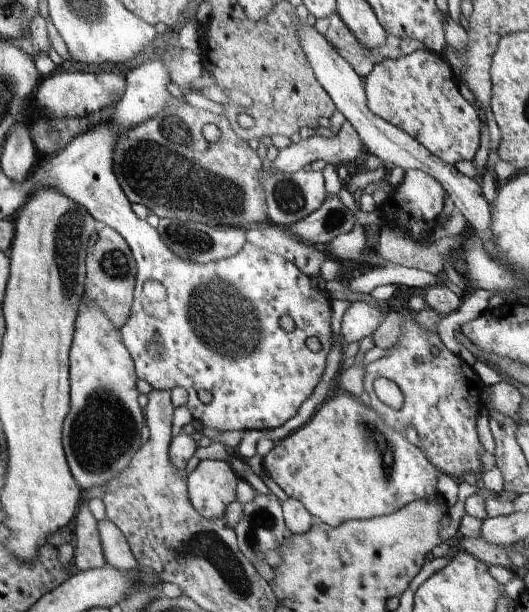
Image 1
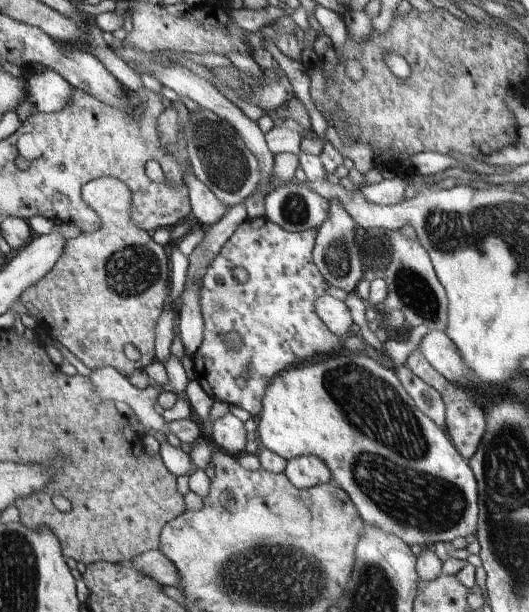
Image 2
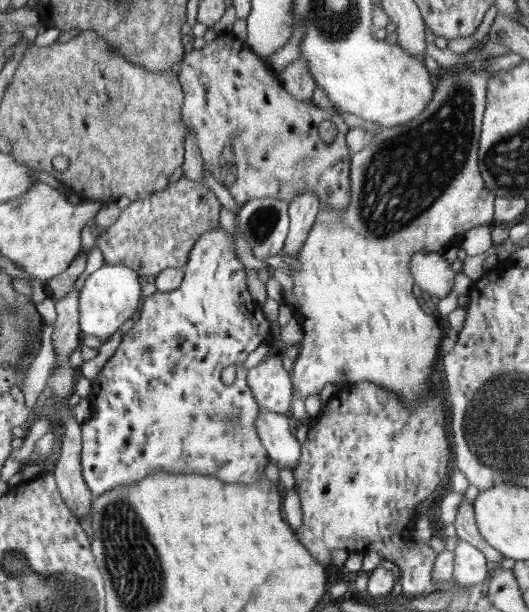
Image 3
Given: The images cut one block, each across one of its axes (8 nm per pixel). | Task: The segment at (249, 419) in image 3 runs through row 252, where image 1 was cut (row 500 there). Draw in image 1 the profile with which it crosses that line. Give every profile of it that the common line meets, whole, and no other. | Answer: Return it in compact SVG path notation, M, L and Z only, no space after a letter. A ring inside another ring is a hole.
M201 460L185 480L193 508L207 520L223 518L227 506L235 502L237 478L221 460Z

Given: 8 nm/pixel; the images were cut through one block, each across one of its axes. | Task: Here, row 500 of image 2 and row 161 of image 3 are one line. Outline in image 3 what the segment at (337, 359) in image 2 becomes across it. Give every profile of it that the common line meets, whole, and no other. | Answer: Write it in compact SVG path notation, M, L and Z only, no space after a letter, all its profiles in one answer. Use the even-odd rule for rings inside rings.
M455 66L455 68L447 68L439 74L439 78L433 82L435 90L433 90L433 98L431 102L425 106L425 110L413 118L411 122L407 122L407 126L393 126L393 128L381 128L379 134L373 134L371 144L363 146L361 152L355 152L349 156L349 166L351 166L351 198L349 198L349 206L347 210L333 210L329 206L321 206L319 214L311 226L311 232L305 238L305 244L301 246L301 252L297 256L297 264L293 266L293 296L295 302L299 304L299 324L303 330L303 342L299 348L299 356L293 362L293 370L291 374L291 384L293 384L293 398L307 398L311 394L321 394L321 390L325 388L325 384L343 384L343 386L351 386L351 384L359 384L359 382L373 382L377 386L383 386L385 390L391 390L393 394L397 394L401 400L405 402L413 402L417 398L423 398L427 388L431 386L431 374L433 374L433 362L437 358L437 346L441 344L441 336L439 336L439 326L437 326L437 318L425 316L413 296L413 278L409 272L409 258L417 252L441 252L443 248L447 248L449 244L459 244L465 238L465 232L477 226L489 226L493 222L493 212L495 212L495 194L487 190L485 182L481 180L479 172L477 172L477 160L479 160L479 136L481 136L481 122L483 122L483 112L485 112L485 94L487 94L487 80L491 78L491 74L485 74L483 70L475 68L473 72L467 72L469 66Z

